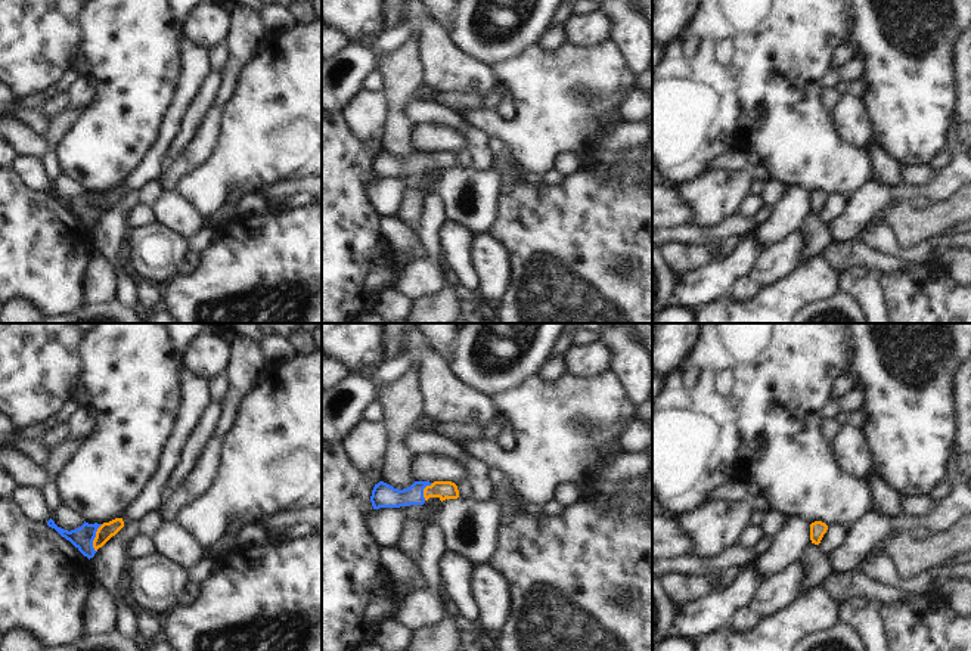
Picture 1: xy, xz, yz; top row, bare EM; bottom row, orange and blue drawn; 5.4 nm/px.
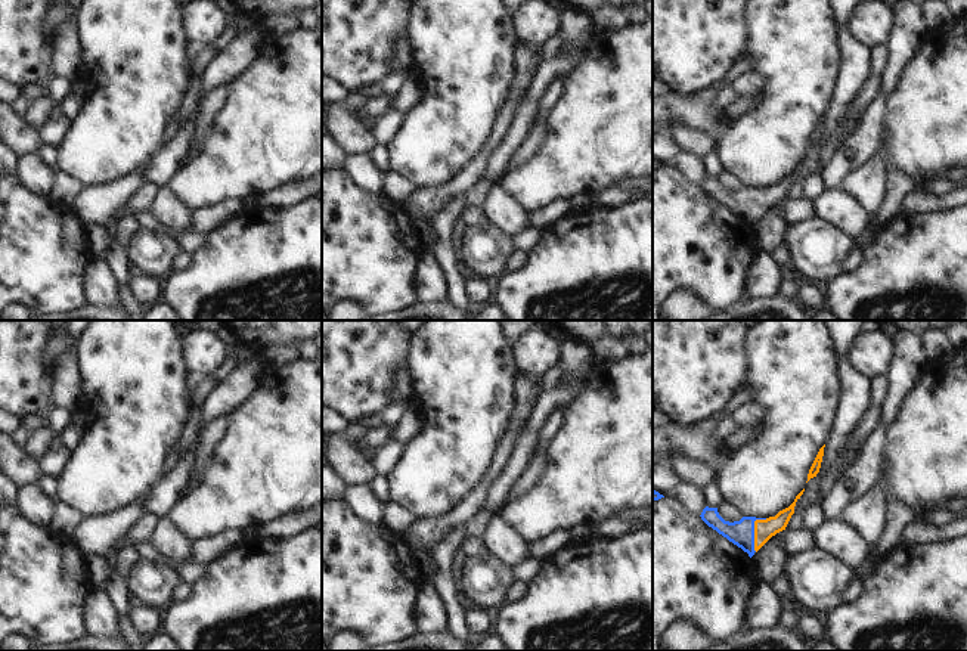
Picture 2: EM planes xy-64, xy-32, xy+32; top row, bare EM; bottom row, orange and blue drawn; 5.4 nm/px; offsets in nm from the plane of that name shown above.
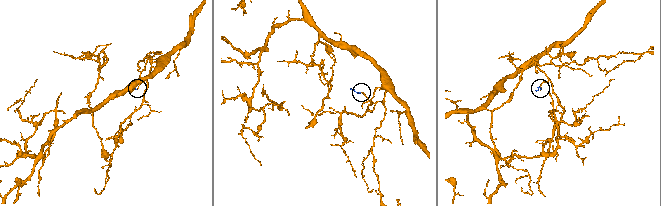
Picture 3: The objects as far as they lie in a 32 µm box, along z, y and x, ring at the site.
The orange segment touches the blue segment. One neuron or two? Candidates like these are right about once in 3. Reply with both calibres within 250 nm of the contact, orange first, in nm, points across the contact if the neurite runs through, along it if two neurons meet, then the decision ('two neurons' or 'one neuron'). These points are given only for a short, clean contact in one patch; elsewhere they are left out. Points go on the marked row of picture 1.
90 nm thick on the orange side, 120 nm on the other; runs through xy (106, 530), (95, 538), (81, 538); one neuron

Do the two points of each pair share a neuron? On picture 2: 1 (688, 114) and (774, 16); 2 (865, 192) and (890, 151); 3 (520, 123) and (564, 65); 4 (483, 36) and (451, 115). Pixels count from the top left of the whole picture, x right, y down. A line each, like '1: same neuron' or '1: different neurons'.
1: different neurons
2: same neuron
3: same neuron
4: same neuron

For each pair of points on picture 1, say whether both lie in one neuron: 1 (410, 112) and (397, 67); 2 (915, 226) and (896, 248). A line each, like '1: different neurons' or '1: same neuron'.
1: different neurons
2: different neurons

